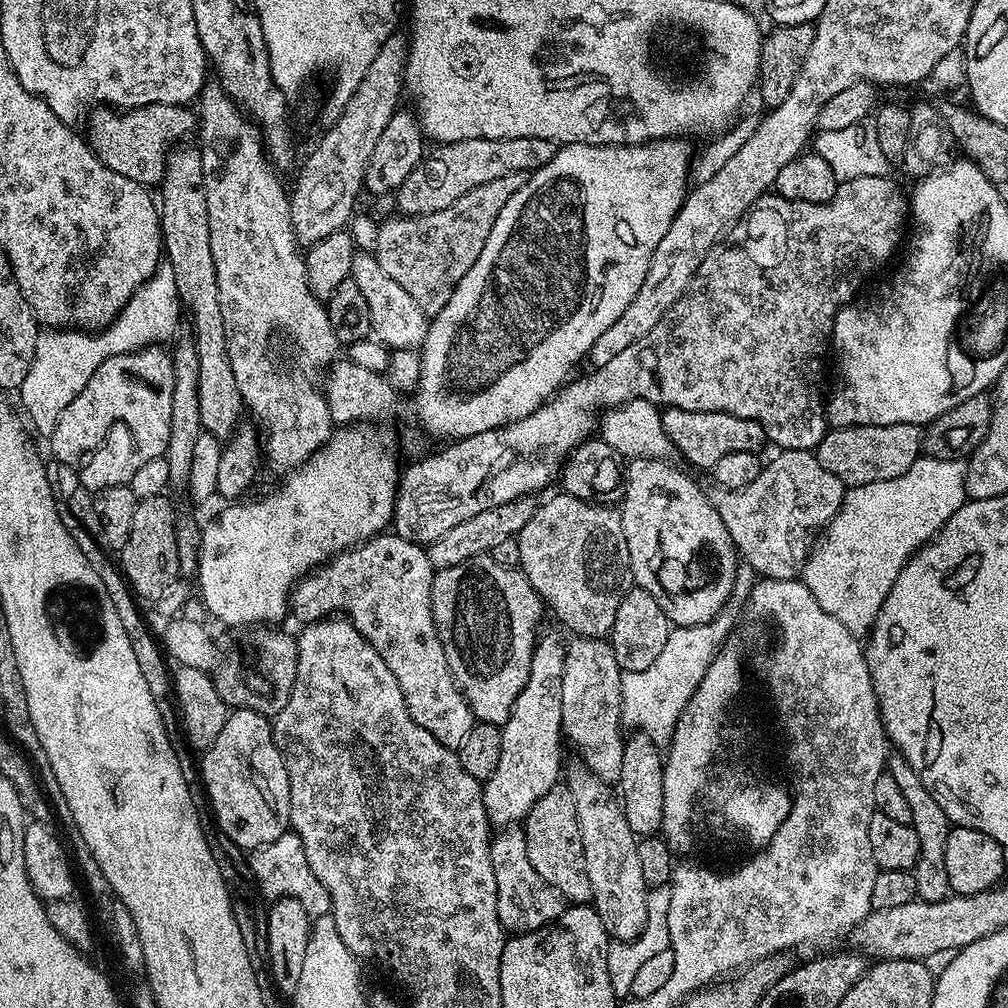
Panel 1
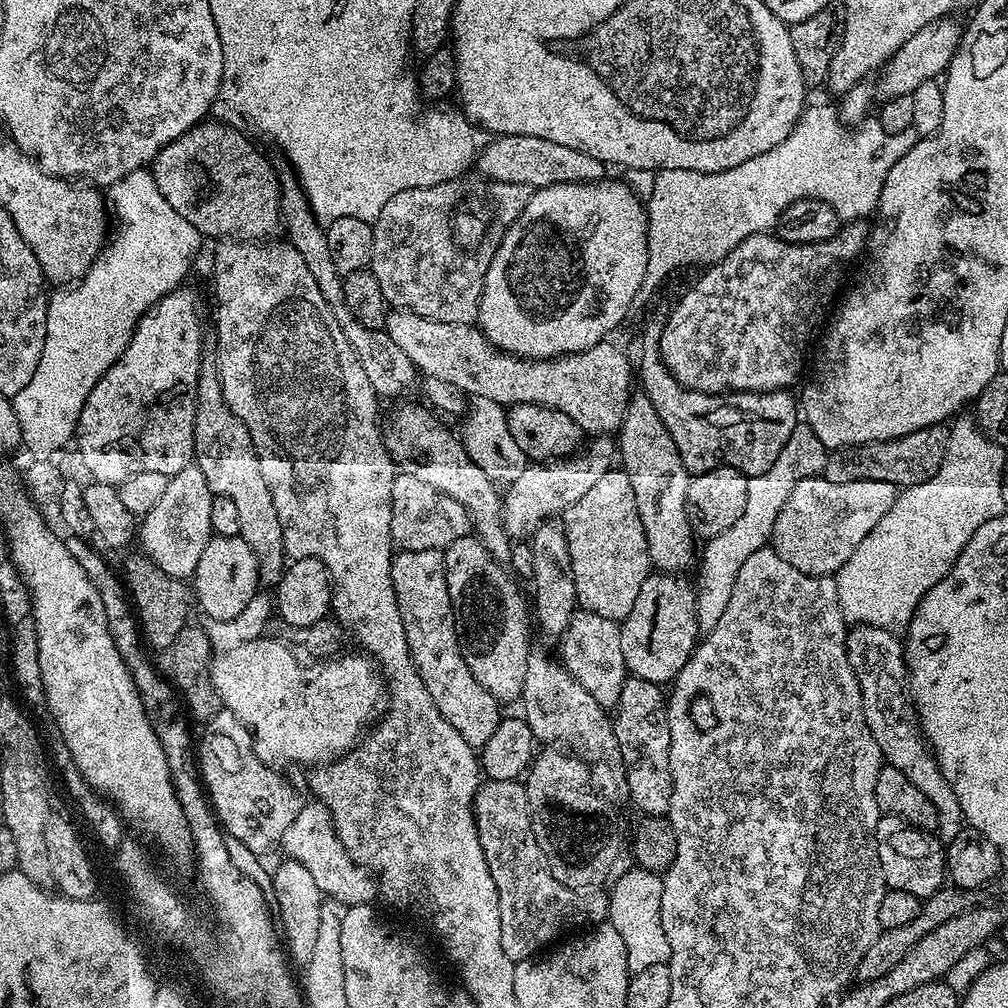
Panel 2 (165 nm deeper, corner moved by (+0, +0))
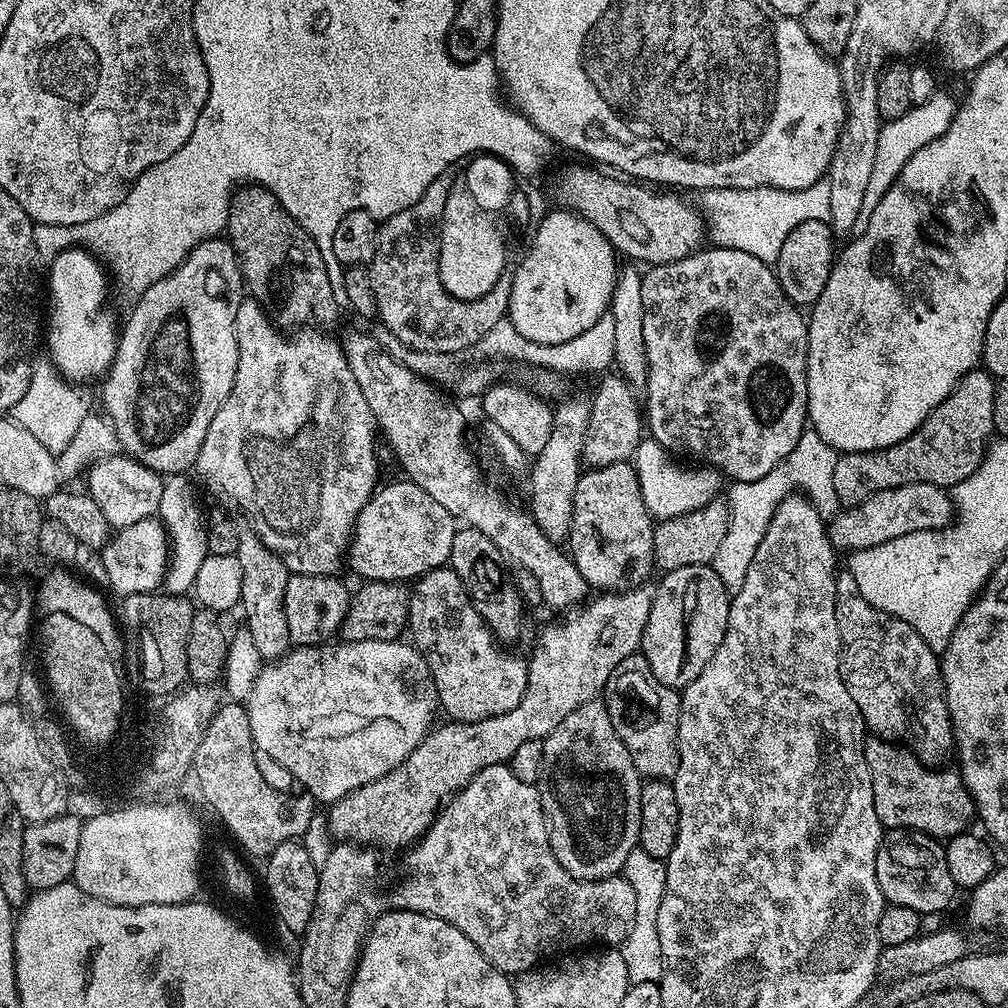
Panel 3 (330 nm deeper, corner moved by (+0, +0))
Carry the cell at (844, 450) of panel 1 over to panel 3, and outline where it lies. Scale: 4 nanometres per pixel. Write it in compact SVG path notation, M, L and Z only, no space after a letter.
M987 370L967 372L961 378L959 386L930 413L926 422L922 422L920 429L914 434L910 434L910 438L906 438L894 446L886 446L878 450L845 452L837 455L834 466L834 490L838 493L841 505L844 508L855 508L857 504L862 503L866 498L870 498L875 492L890 490L907 484L951 486L962 482L962 478L970 478L970 474L974 474L974 470L978 470L978 466L984 457L984 450L996 432L996 423L994 422L996 386L997 381L992 373Z

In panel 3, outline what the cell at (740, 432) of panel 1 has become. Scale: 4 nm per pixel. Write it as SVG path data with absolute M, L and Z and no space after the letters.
M704 246L699 250L690 253L686 258L675 260L674 262L666 262L665 264L651 265L642 275L642 331L646 337L646 358L648 359L648 386L646 395L648 395L648 404L646 400L646 428L650 431L651 439L657 440L666 450L673 453L685 452L688 456L693 456L693 461L703 462L705 465L716 468L725 477L729 476L729 481L735 482L754 482L763 476L772 476L773 473L783 465L784 460L790 454L790 450L794 450L794 446L798 446L798 438L802 438L802 434L806 431L808 424L808 321L805 313L797 305L793 304L787 296L780 291L780 284L776 280L775 271L769 265L763 264L758 258L754 258L754 254L746 254L746 250L734 250L733 248L717 248L715 246Z

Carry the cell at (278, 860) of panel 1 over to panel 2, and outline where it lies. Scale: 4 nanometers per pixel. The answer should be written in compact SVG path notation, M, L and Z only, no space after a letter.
M317 800L301 805L297 817L290 822L279 842L287 859L306 866L313 875L321 895L341 907L352 907L355 904L372 904L378 896L378 885L375 876L366 868L355 864L348 851L337 837L332 824L332 816L323 803Z

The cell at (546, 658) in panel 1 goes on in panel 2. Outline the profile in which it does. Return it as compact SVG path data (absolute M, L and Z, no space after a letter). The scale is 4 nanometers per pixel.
M549 522L538 526L538 530L530 538L532 544L532 592L536 595L534 600L534 624L541 628L548 636L563 637L568 629L568 623L574 613L578 611L576 591L574 590L574 574L570 566L570 546L566 542L566 534L559 523Z

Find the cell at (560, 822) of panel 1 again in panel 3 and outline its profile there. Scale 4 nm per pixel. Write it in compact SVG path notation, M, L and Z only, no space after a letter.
M597 698L590 702L582 702L582 706L578 706L578 710L570 710L570 714L566 714L566 718L562 718L562 722L558 722L558 726L554 726L552 733L544 737L543 744L544 757L541 762L538 791L540 793L540 805L544 811L544 821L548 827L546 842L552 847L554 858L558 858L560 865L576 880L605 880L623 873L624 863L630 854L630 850L637 848L640 843L640 785L642 777L639 770L634 766L634 758L630 758L630 750L626 750L626 746L622 746L622 738L618 738L618 734L610 722L610 714L603 699Z

